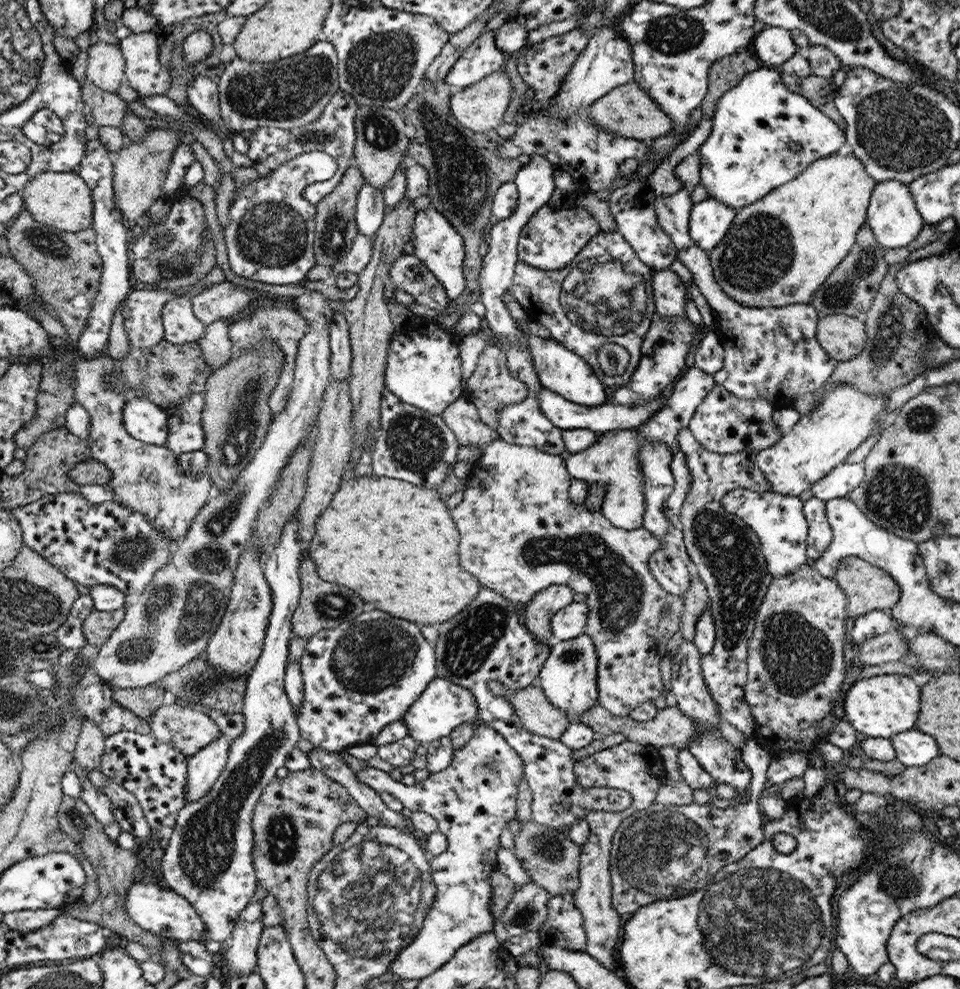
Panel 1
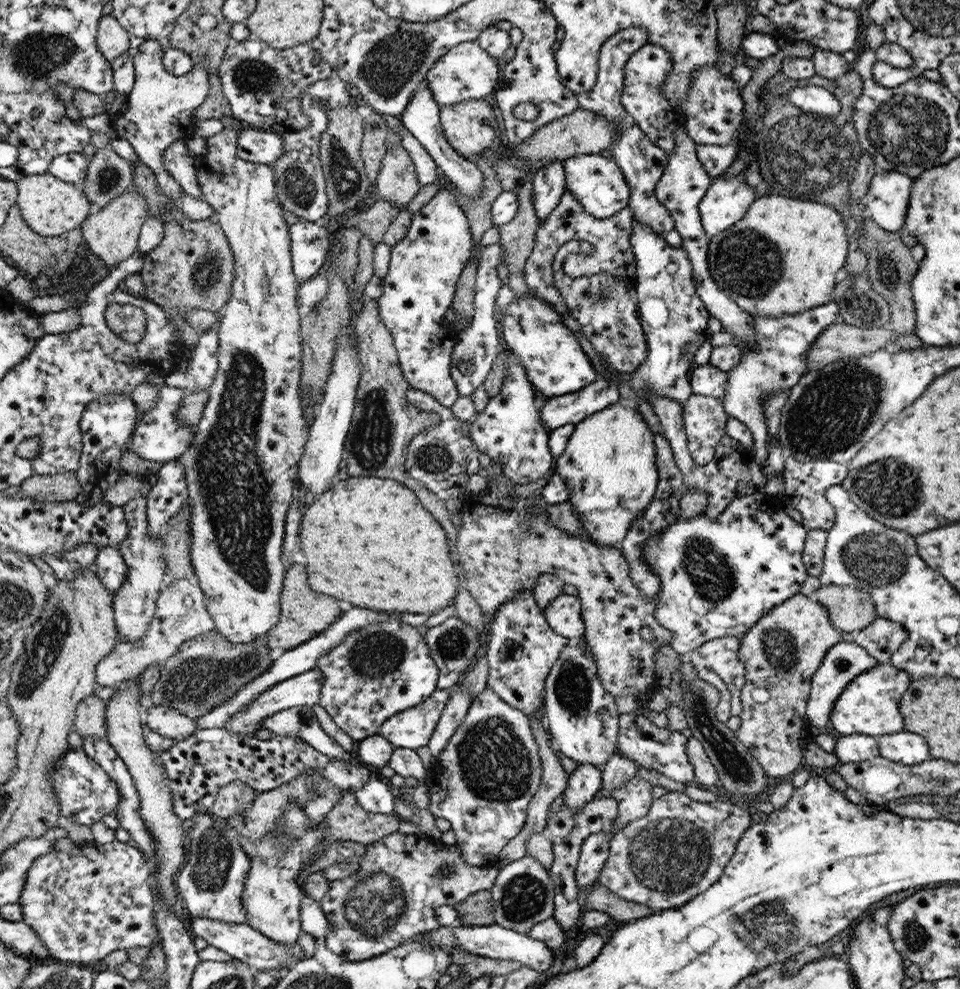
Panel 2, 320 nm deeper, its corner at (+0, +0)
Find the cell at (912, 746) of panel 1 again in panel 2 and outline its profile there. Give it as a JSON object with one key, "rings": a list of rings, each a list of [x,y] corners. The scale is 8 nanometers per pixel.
{"rings":[[[912,732],[886,733],[875,737],[878,743],[879,756],[892,762],[912,766],[928,760],[928,746],[922,736]]]}

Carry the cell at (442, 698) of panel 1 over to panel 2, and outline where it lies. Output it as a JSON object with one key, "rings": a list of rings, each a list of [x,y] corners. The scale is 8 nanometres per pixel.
{"rings":[[[437,689],[422,704],[390,716],[377,735],[382,734],[394,748],[415,750],[428,745],[450,695],[448,689]]]}

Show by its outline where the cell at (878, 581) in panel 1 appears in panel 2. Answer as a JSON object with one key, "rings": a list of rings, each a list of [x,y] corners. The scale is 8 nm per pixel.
{"rings":[[[822,585],[814,598],[826,608],[831,624],[840,632],[854,634],[878,618],[870,593],[864,593],[853,585]]]}

